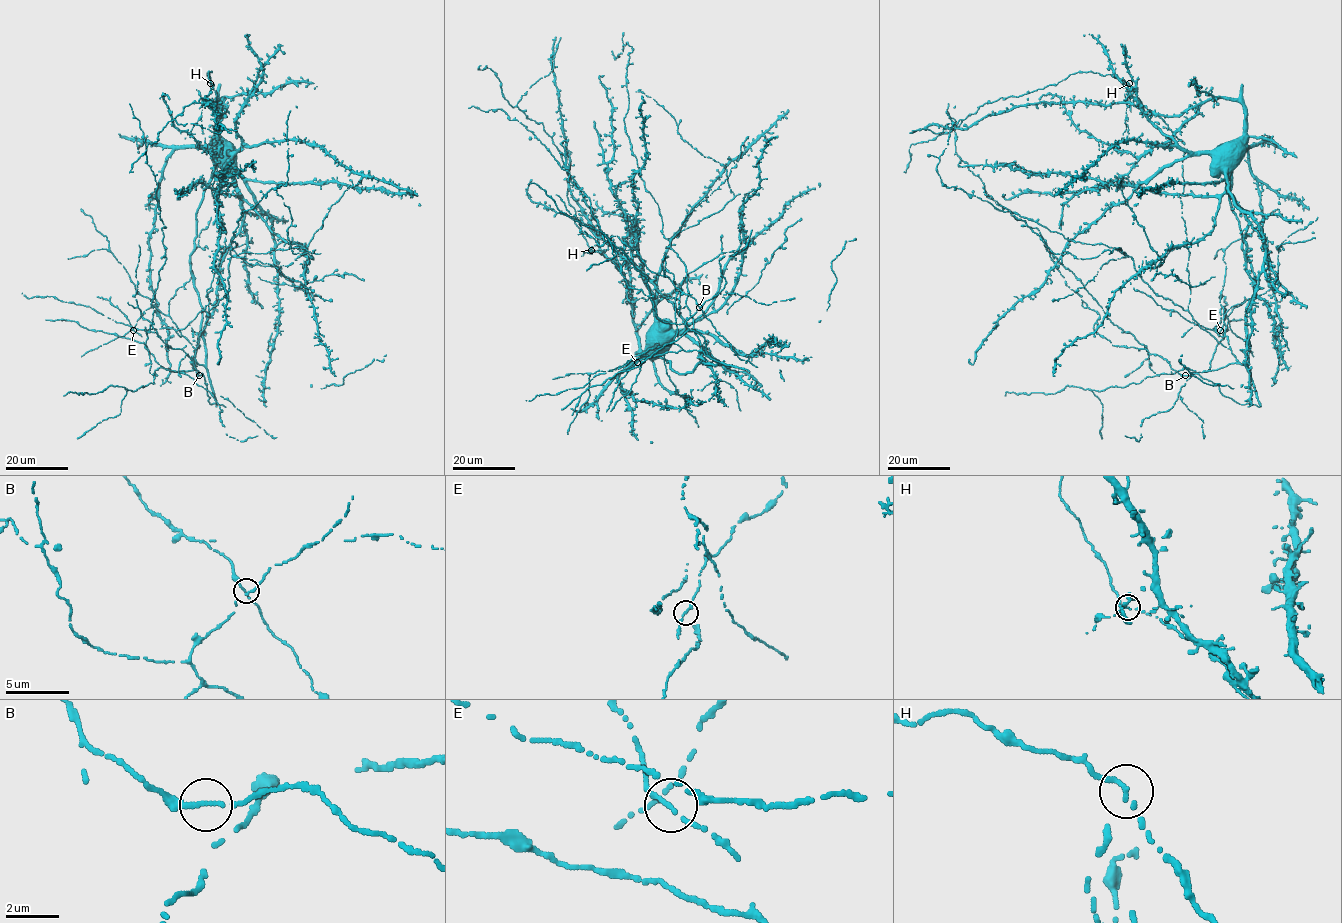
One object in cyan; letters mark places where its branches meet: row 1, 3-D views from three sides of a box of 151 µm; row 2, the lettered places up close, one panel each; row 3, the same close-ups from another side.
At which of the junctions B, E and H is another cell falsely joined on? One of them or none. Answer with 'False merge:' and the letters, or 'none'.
False merge: H

